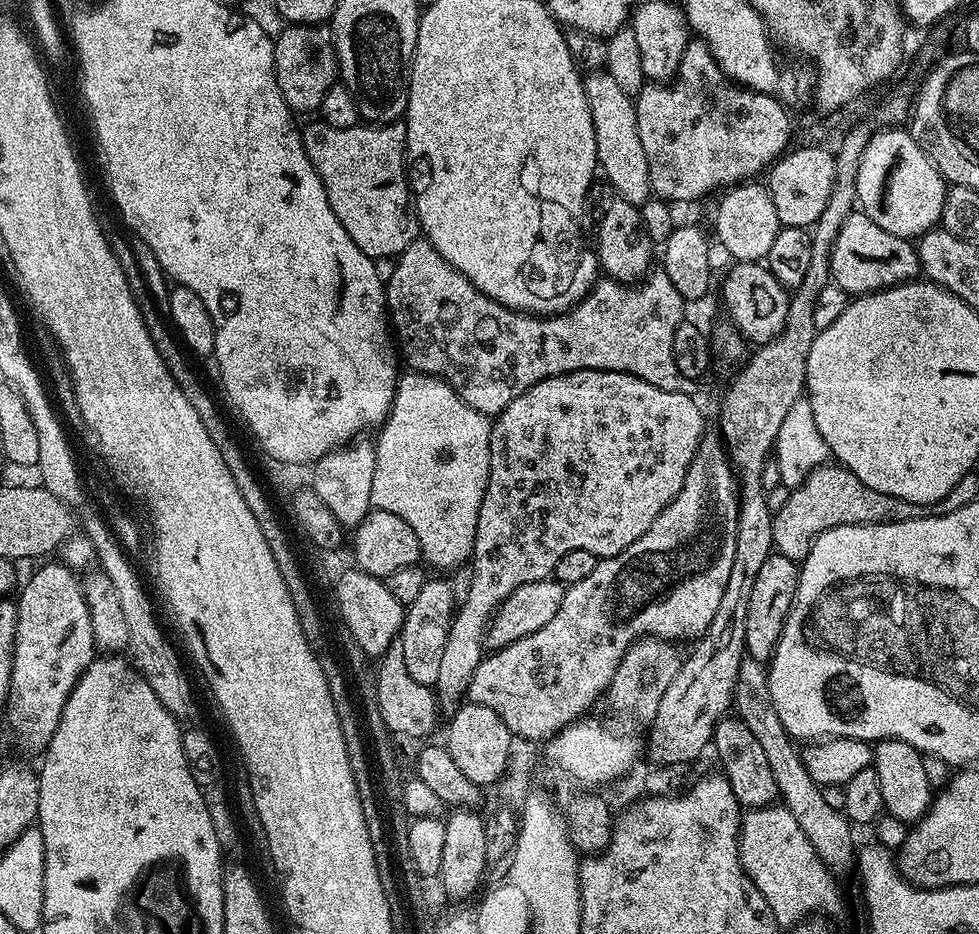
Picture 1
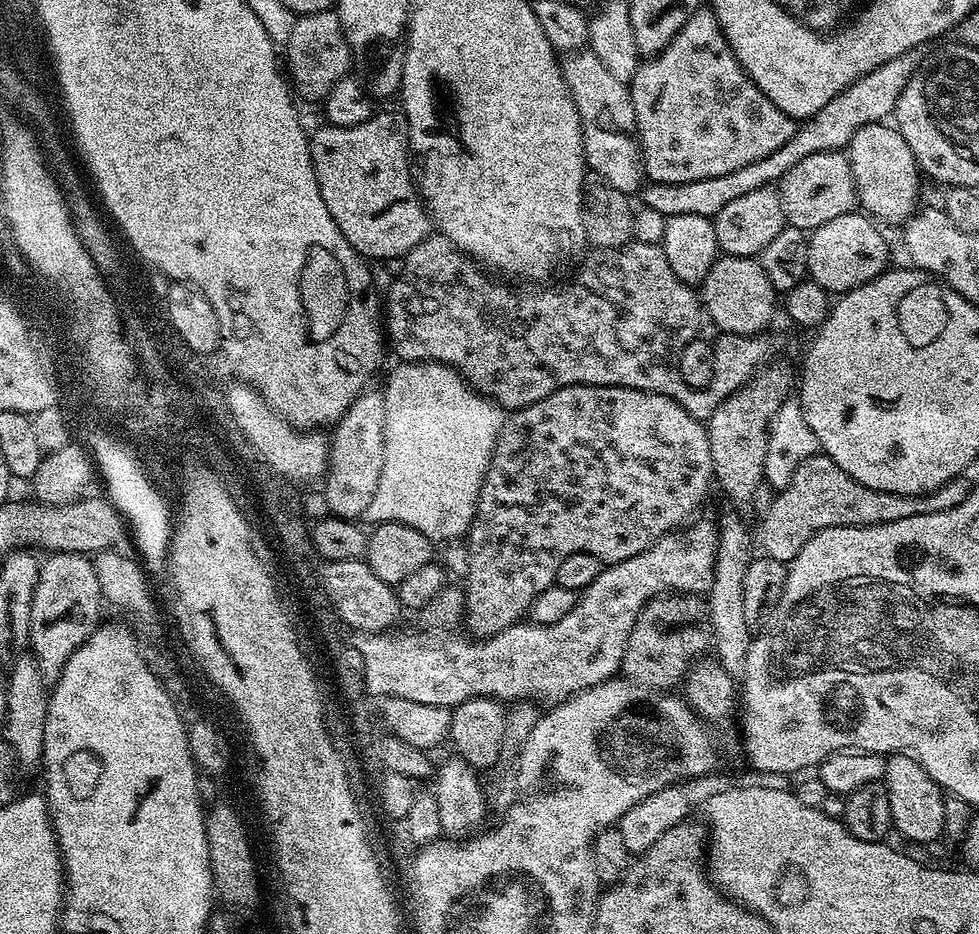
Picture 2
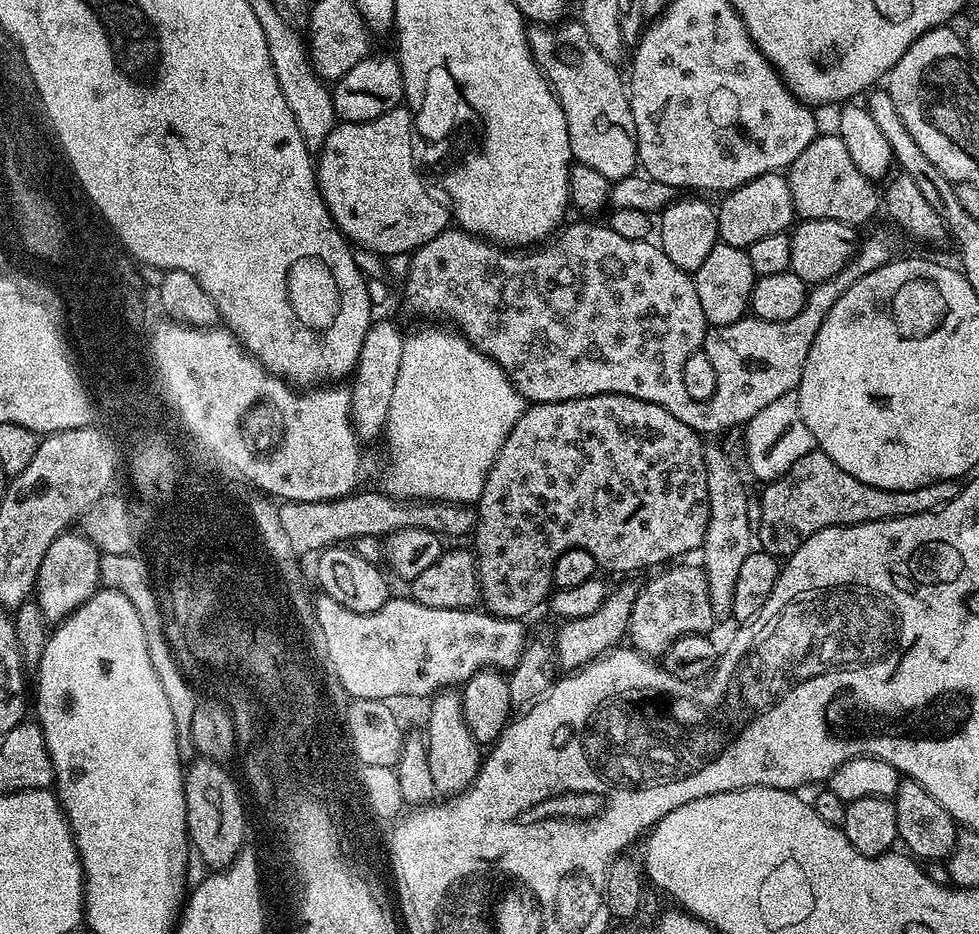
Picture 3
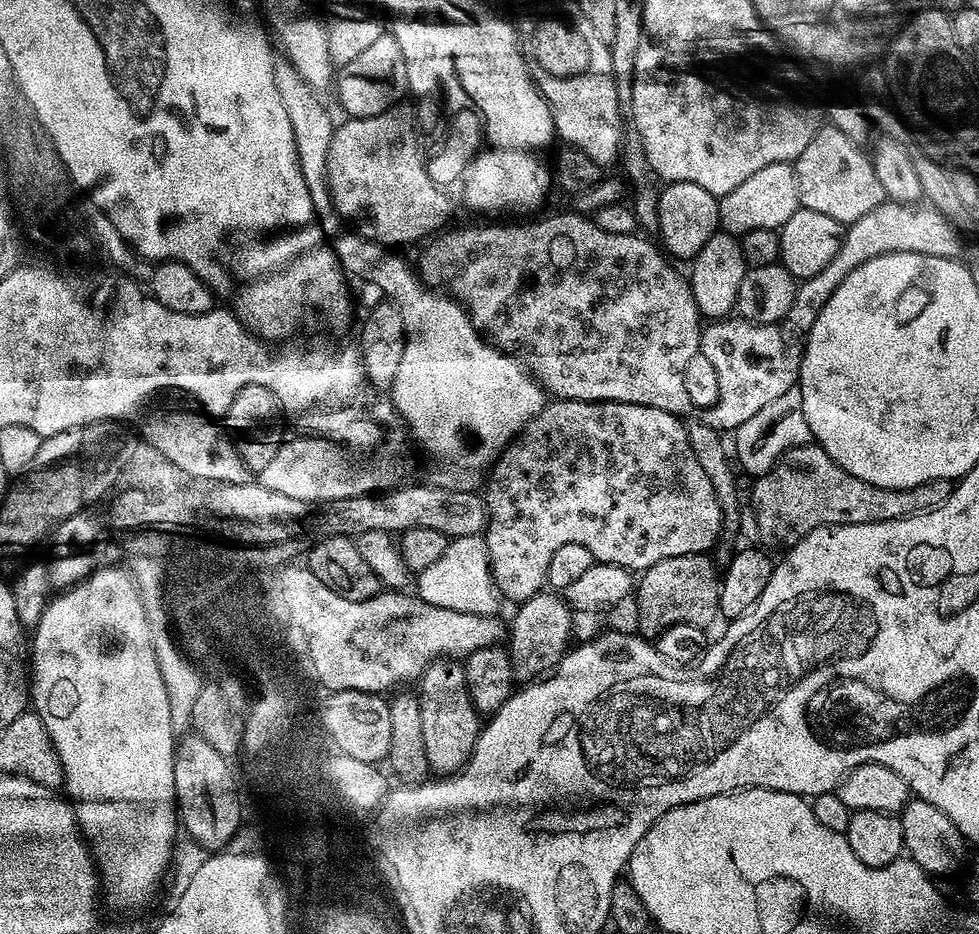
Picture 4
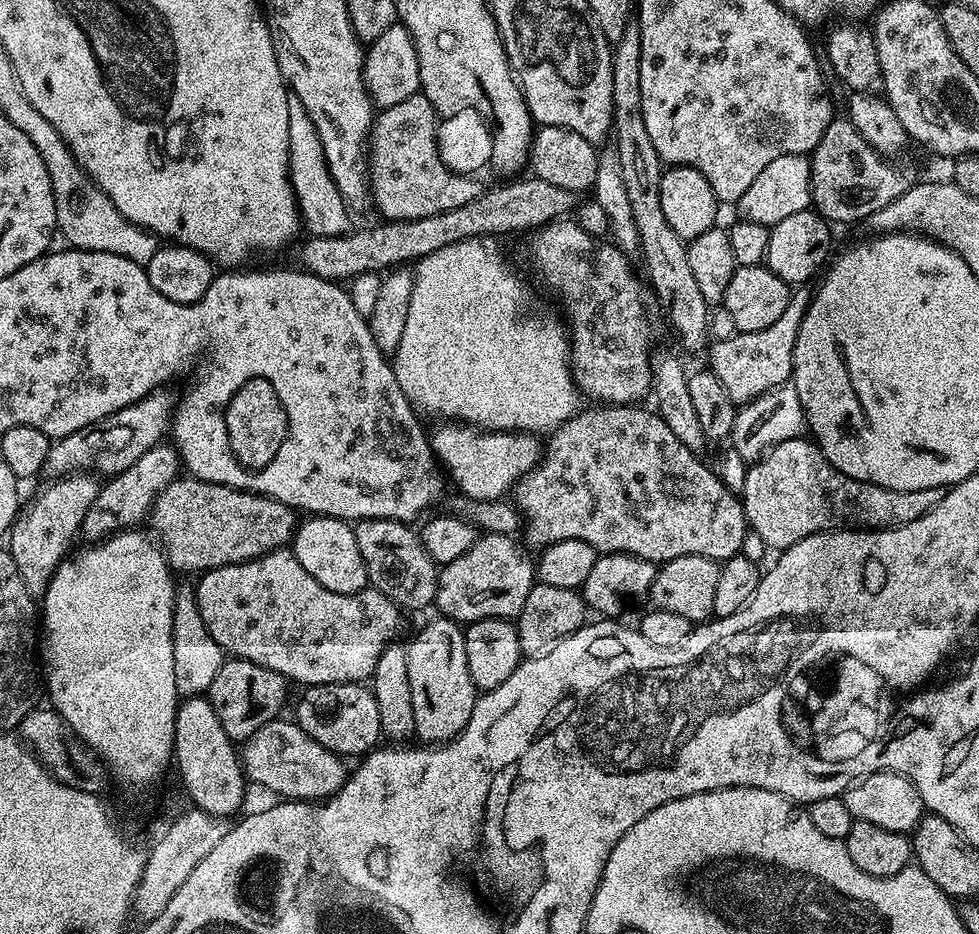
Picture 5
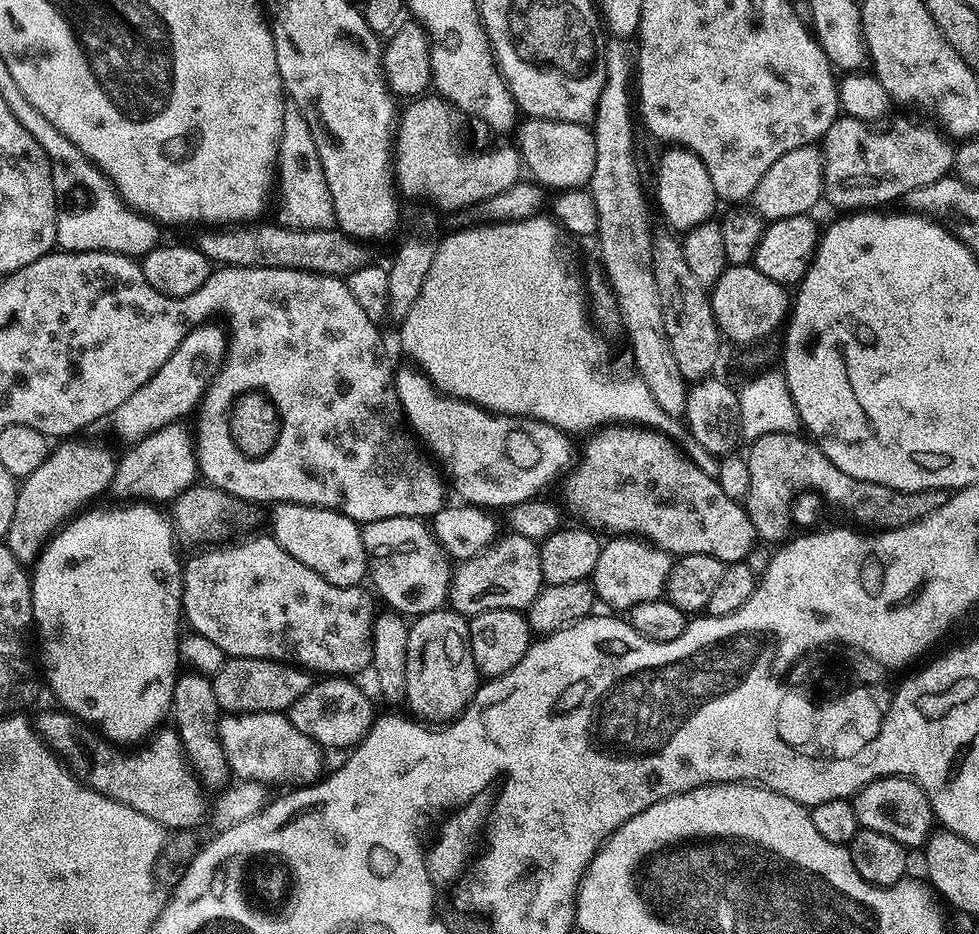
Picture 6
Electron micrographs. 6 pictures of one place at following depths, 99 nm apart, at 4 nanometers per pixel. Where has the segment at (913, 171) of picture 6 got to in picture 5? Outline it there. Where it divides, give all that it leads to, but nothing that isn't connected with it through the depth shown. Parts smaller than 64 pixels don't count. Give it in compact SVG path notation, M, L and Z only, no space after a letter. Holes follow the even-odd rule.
M834 118L830 126L826 126L826 134L818 142L818 146L810 154L812 161L812 204L815 211L819 212L825 220L835 222L835 220L860 220L867 221L874 210L882 210L886 202L894 202L898 194L902 194L911 184L917 183L918 176L915 176L908 168L899 168L896 162L889 163L885 157L877 154L854 130L852 121L847 118Z

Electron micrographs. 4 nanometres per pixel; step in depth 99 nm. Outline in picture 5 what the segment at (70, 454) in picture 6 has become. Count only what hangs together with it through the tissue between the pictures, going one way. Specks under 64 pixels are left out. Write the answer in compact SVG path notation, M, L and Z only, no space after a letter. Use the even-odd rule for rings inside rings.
M69 474L53 479L53 484L46 485L29 504L27 501L21 507L11 526L6 547L14 558L14 566L18 566L18 574L22 574L26 590L34 598L43 598L46 594L56 568L73 547L72 539L81 535L82 518L86 518L86 510L90 510L100 492L101 481L90 477L88 474Z

